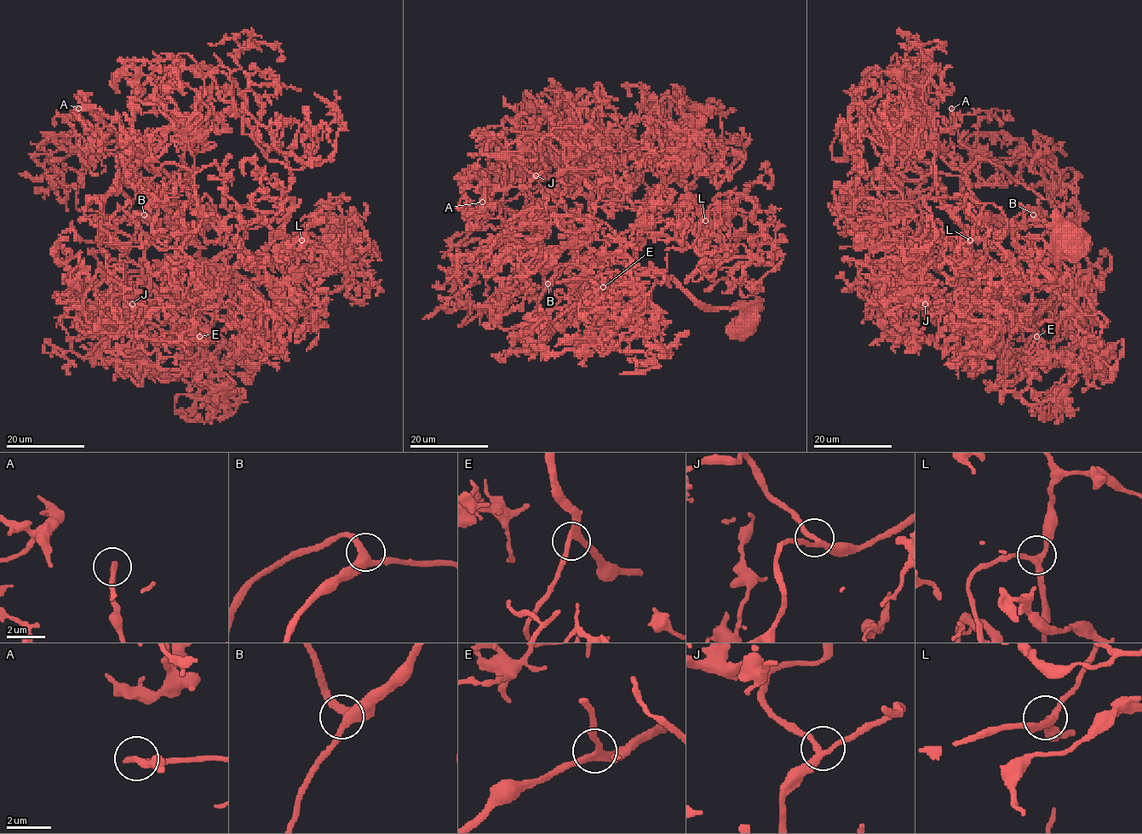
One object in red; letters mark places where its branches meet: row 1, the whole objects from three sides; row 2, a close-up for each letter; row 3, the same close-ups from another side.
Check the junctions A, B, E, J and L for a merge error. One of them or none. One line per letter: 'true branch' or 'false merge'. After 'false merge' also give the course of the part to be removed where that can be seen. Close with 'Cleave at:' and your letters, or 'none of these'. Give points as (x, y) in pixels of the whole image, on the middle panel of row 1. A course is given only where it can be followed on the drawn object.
A: true branch
B: true branch
E: true branch
J: true branch
L: true branch
Cleave at: none of these

